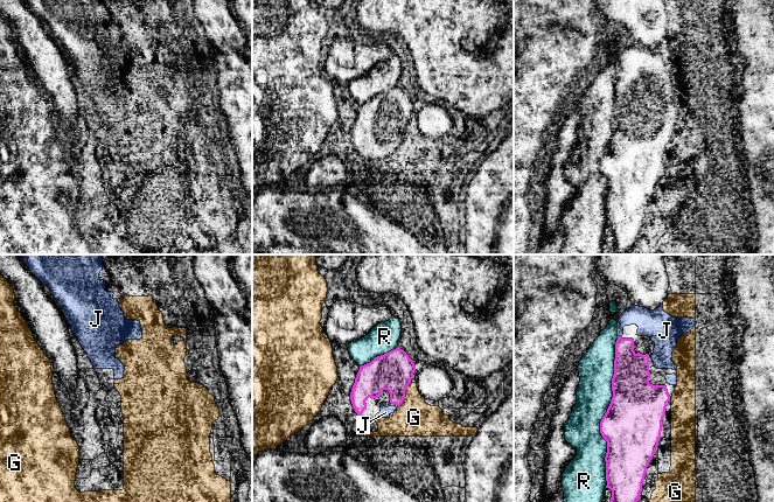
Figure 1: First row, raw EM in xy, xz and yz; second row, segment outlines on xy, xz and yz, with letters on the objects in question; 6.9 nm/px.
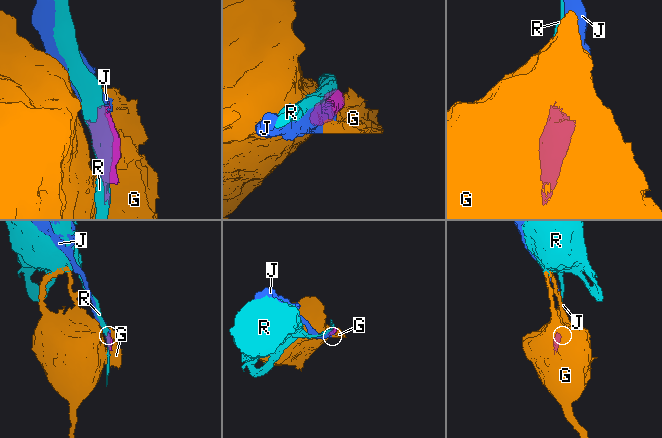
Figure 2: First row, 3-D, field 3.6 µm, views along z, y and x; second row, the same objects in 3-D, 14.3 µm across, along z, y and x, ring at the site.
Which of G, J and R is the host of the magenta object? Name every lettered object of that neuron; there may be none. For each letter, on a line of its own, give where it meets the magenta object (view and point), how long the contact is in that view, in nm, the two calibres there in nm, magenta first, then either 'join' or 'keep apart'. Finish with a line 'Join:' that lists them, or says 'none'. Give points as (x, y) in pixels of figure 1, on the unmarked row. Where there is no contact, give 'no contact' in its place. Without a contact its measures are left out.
G: xz (404, 133) | 180 nm | 260/260 nm | keep apart
J: yz (619, 75) | 30 nm | 240/190 nm | join
R: yz (606, 151) | 1050 nm | 400/240 nm | keep apart
Join: J

